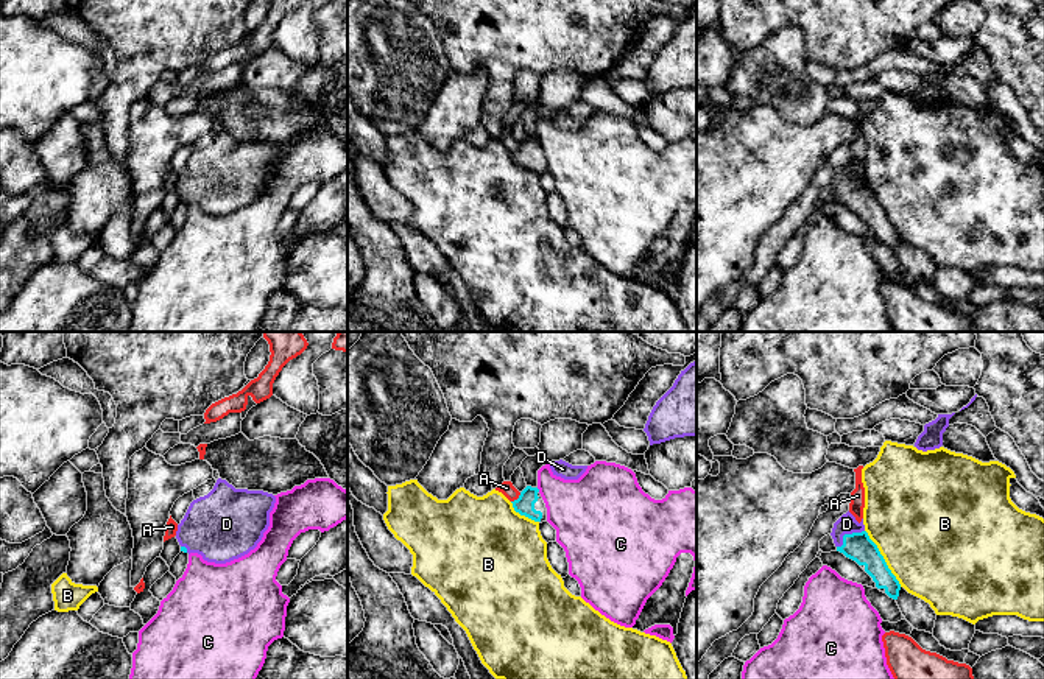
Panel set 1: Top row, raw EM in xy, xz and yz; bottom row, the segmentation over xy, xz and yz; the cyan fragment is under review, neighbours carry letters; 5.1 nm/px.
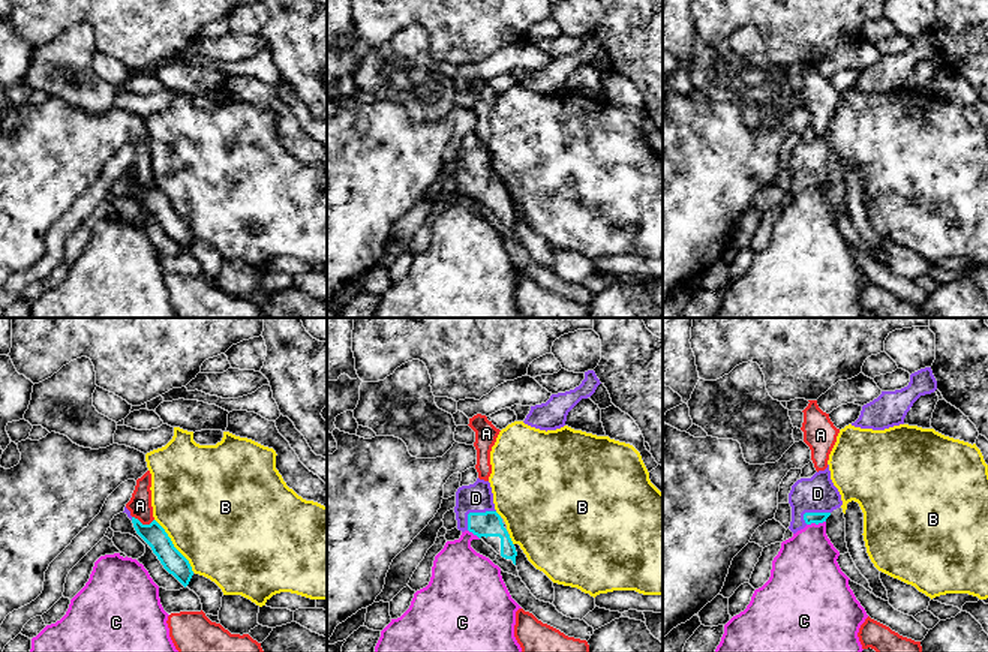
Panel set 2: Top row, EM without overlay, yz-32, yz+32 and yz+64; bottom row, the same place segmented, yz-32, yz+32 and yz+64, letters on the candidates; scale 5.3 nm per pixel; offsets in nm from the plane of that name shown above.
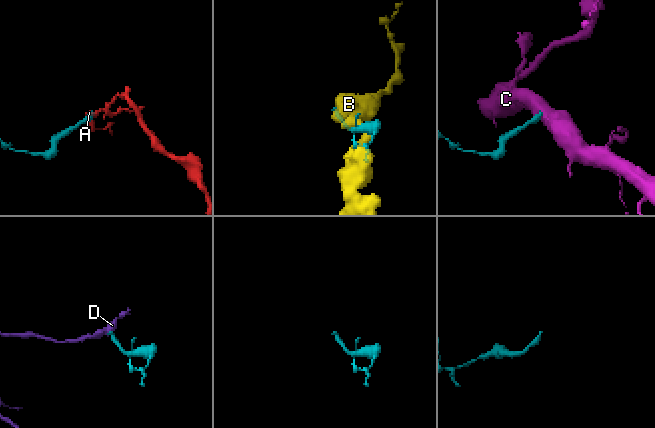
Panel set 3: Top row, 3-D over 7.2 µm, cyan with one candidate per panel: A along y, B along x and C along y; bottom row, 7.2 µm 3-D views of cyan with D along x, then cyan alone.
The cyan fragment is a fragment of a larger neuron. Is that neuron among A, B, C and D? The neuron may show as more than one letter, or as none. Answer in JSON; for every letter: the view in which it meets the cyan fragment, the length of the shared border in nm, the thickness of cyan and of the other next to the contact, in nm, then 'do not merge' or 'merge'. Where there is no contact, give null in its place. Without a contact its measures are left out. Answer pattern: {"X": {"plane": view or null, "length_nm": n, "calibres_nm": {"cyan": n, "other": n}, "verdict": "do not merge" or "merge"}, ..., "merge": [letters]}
{"A": {"plane": "xz", "length_nm": 80, "calibres_nm": {"cyan": 100, "other": 70}, "verdict": "do not merge"}, "B": {"plane": "yz", "length_nm": 340, "calibres_nm": {"cyan": 150, "other": 480}, "verdict": "do not merge"}, "C": {"plane": "xz", "length_nm": 30, "calibres_nm": {"cyan": 100, "other": 320}, "verdict": "do not merge"}, "D": {"plane": "yz", "length_nm": 170, "calibres_nm": {"cyan": 150, "other": 100}, "verdict": "merge"}, "merge": ["D"]}

